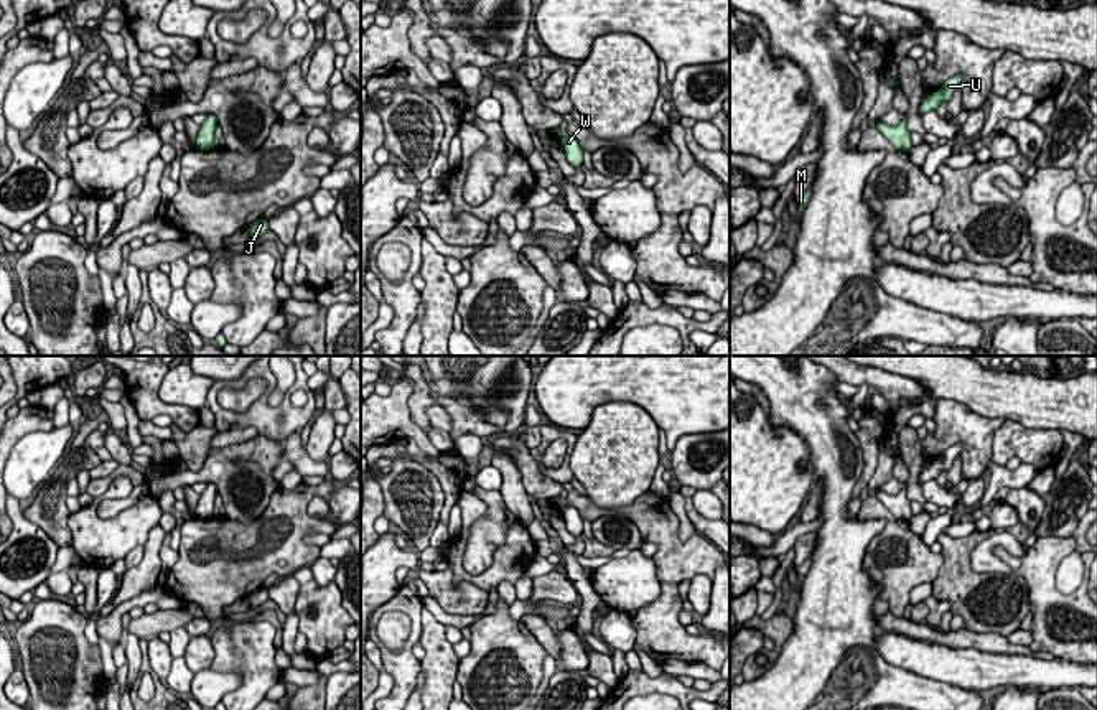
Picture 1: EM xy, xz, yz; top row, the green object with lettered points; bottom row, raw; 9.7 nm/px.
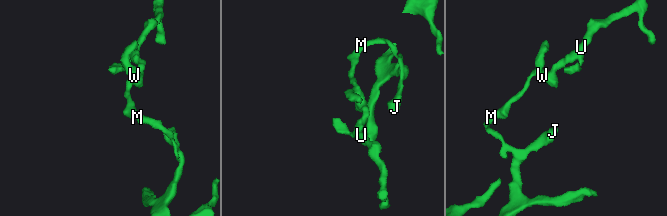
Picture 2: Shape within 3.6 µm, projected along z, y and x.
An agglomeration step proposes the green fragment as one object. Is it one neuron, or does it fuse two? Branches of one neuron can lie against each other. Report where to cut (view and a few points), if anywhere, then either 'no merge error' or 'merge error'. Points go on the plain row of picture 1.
cut none; no merge error

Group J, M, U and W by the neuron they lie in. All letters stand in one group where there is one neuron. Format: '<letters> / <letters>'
J M U W

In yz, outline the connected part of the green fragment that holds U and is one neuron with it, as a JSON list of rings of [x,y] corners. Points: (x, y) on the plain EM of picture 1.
[[[955,443],[952,446],[949,446],[945,451],[944,451],[944,458],[942,460],[934,460],[927,468],[924,468],[919,474],[919,484],[924,484],[931,479],[937,479],[937,476],[942,473],[942,471],[949,471],[954,460],[957,458],[957,455],[960,453],[962,450],[962,443]]]

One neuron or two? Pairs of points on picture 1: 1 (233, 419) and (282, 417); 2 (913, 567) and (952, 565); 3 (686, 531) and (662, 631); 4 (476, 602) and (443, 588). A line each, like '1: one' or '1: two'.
1: one
2: two
3: two
4: one

